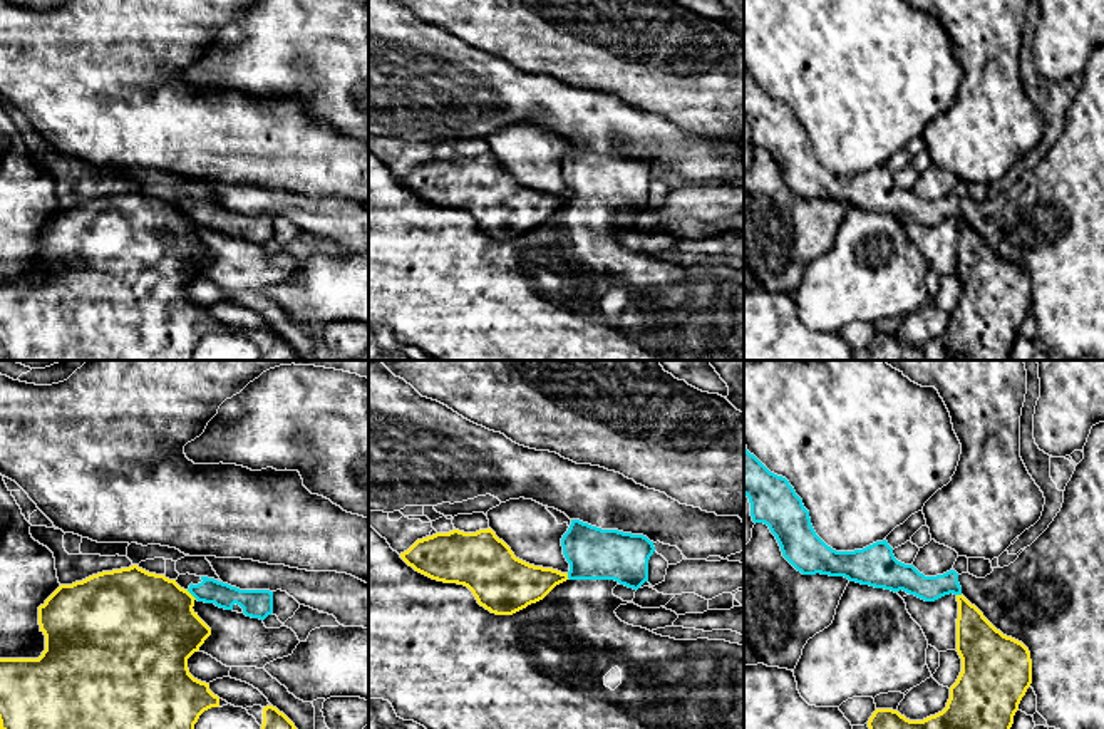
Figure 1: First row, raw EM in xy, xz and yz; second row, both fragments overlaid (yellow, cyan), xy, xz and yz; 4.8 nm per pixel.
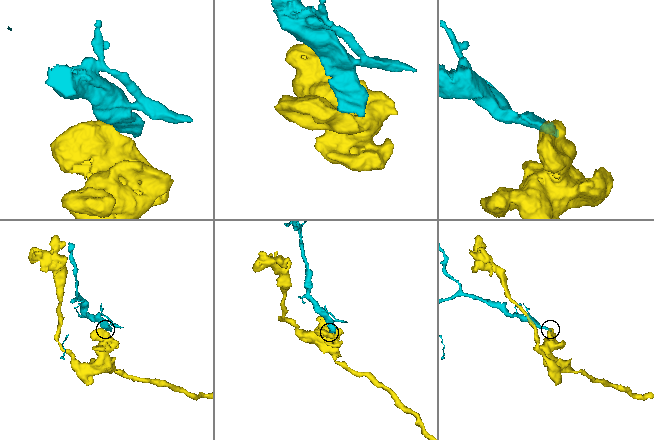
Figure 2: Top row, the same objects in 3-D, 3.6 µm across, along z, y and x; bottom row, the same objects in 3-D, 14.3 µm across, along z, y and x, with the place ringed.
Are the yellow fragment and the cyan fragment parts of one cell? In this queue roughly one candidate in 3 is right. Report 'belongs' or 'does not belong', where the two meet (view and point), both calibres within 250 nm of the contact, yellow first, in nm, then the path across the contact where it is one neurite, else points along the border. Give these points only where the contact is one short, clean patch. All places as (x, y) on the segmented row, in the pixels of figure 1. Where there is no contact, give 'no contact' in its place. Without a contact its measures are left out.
does not belong; meets yellow in xy at (190, 594); 460 nm thick on the yellow side, 120 nm on the other; border along xy (186, 590), (196, 599)

